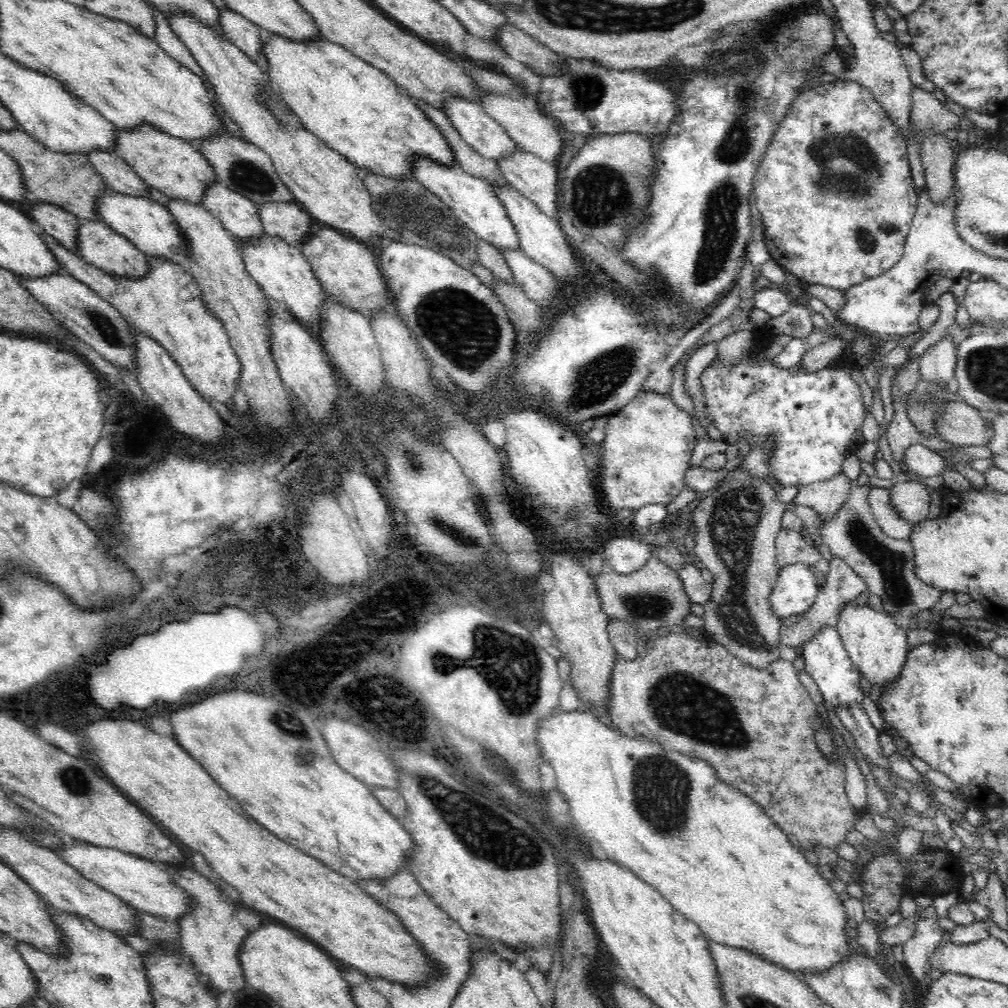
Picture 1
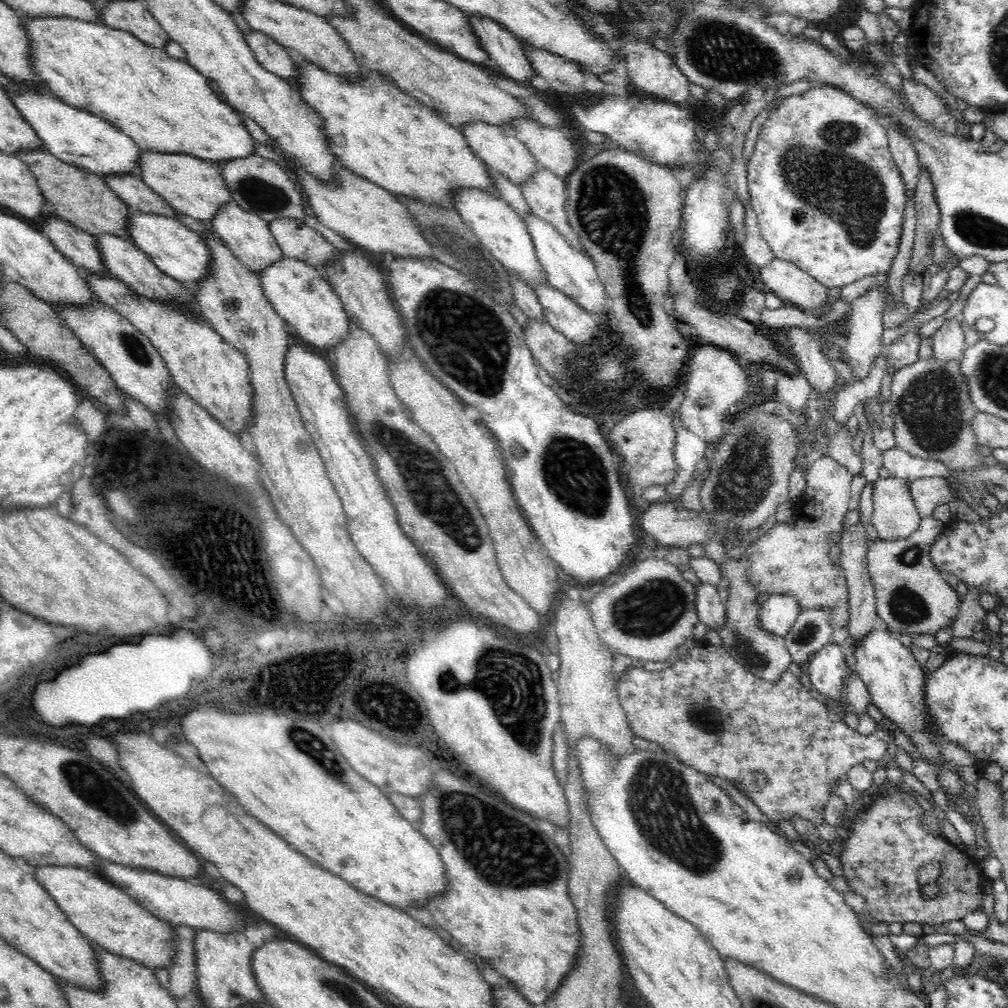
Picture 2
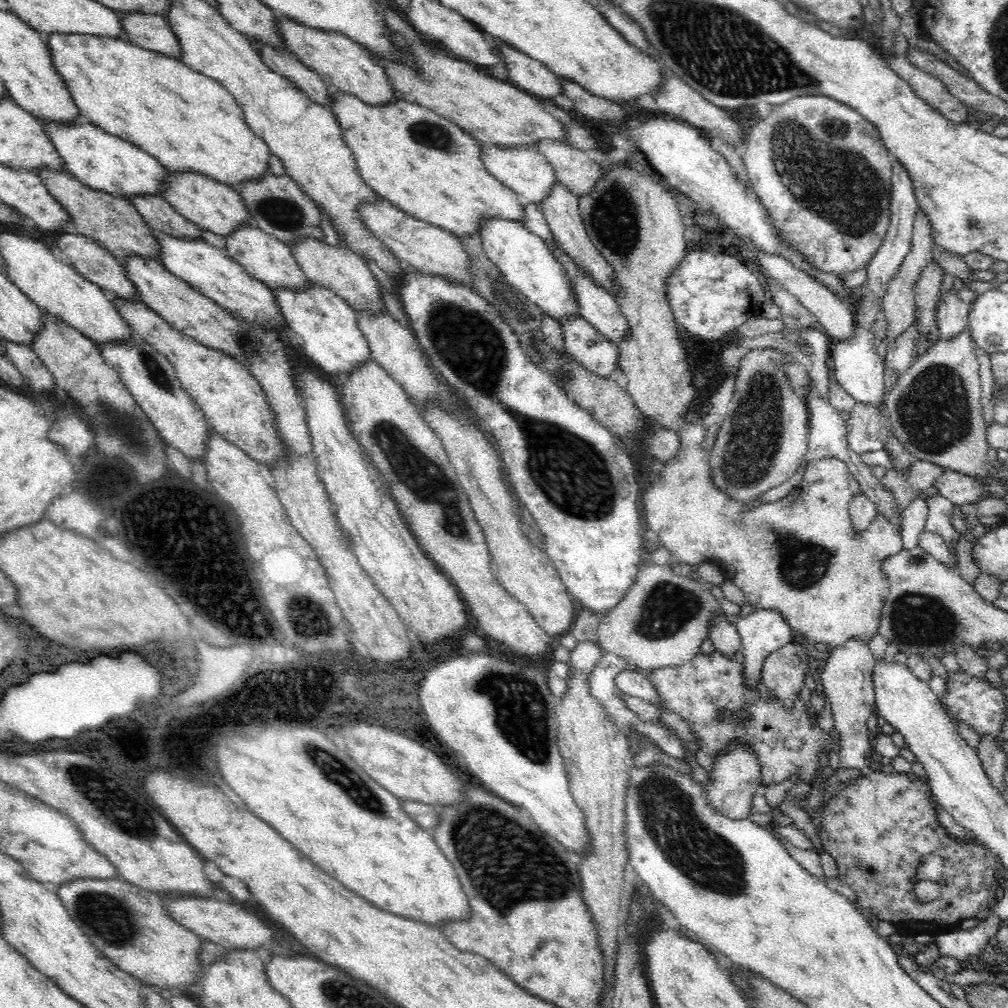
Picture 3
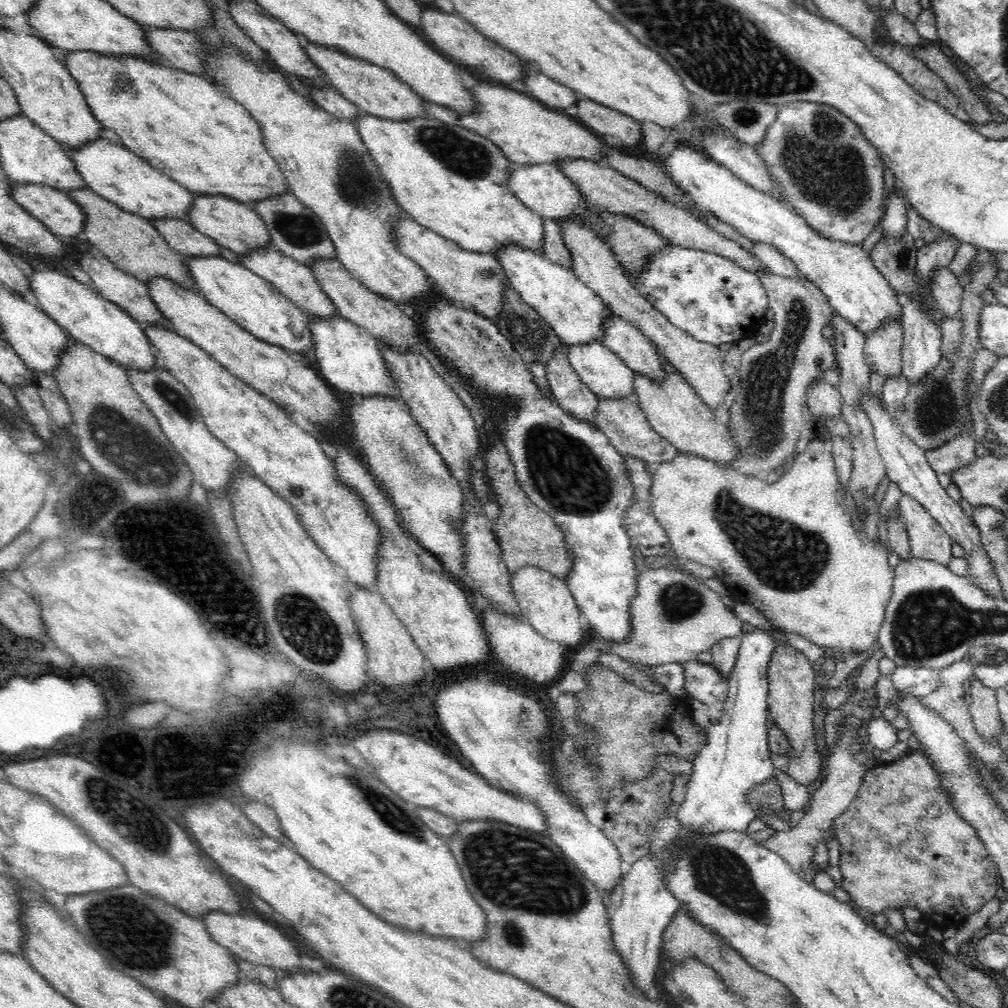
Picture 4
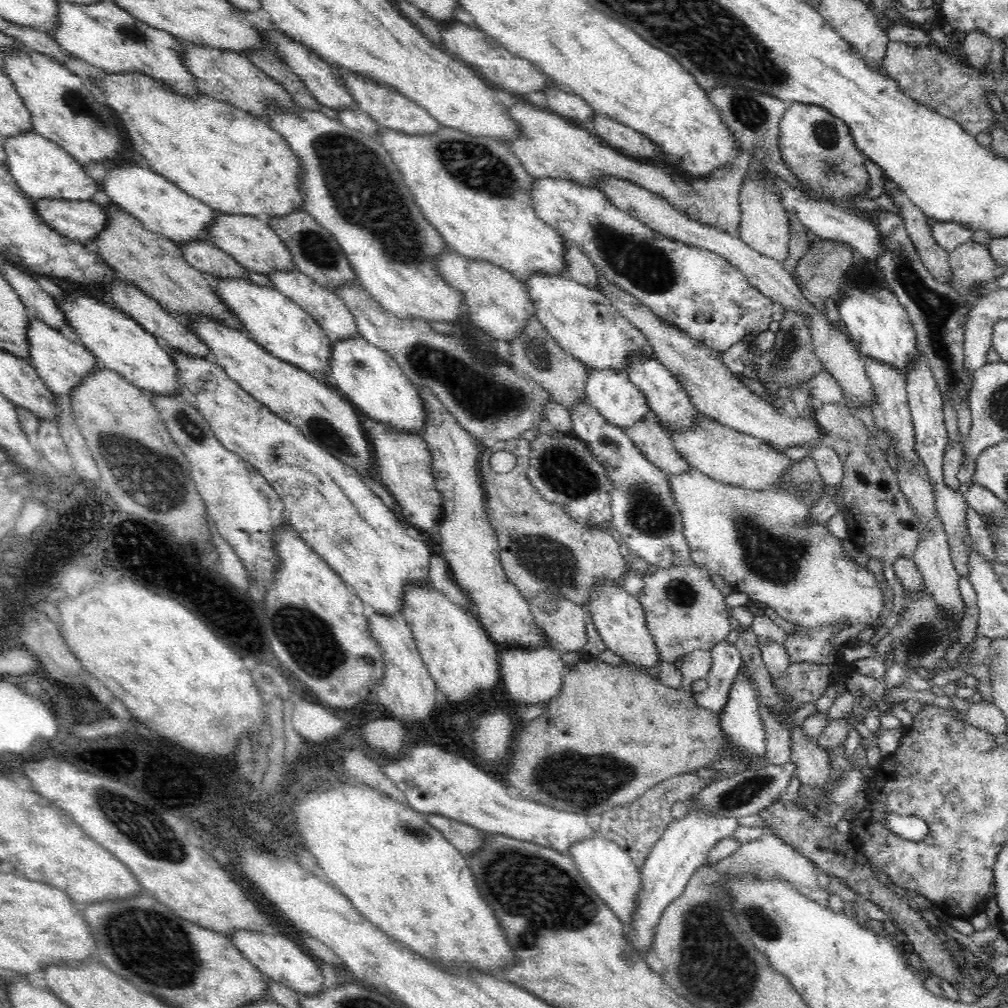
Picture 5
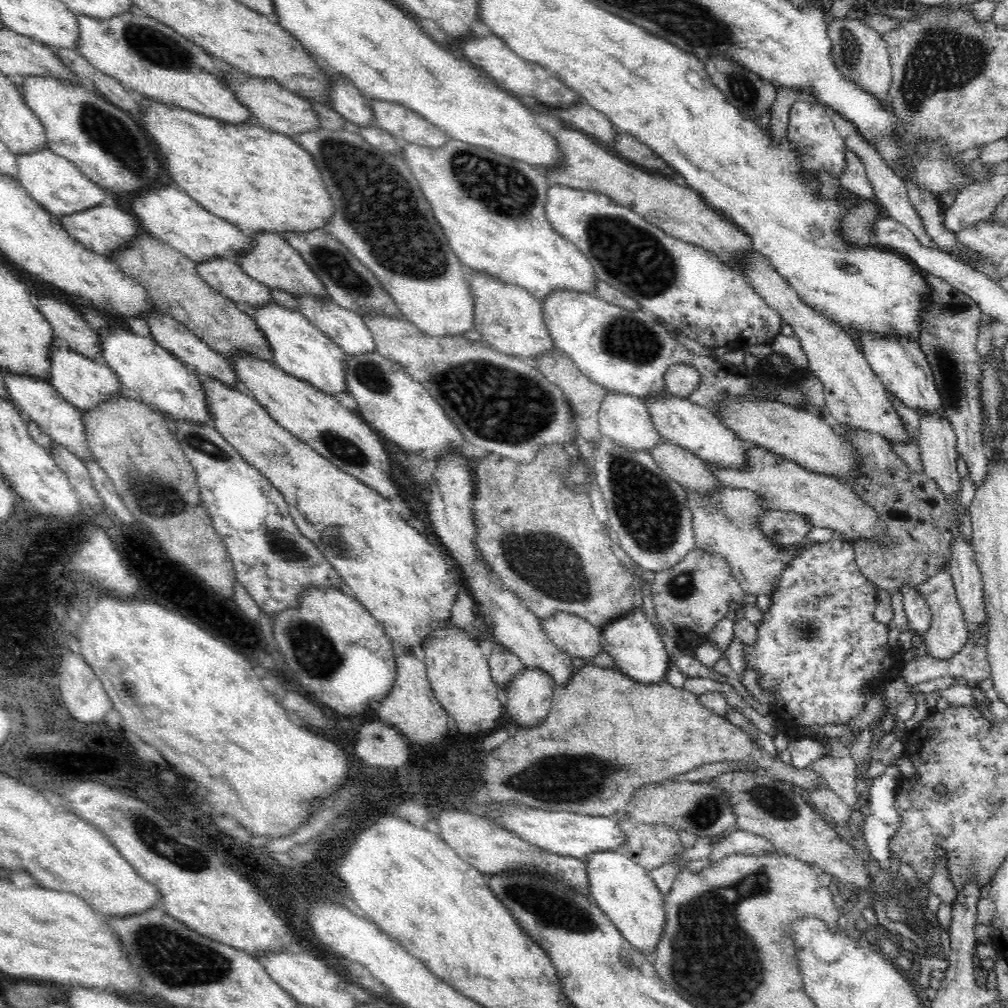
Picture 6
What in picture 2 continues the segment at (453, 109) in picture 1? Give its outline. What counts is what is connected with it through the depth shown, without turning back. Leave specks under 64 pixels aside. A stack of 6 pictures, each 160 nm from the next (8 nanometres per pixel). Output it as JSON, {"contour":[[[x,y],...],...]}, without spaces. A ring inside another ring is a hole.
{"contour":[[[482,121],[466,123],[459,128],[466,137],[476,158],[484,161],[491,170],[506,175],[510,181],[517,185],[531,177],[531,174],[540,168],[528,147],[521,140],[518,140],[513,129]]]}

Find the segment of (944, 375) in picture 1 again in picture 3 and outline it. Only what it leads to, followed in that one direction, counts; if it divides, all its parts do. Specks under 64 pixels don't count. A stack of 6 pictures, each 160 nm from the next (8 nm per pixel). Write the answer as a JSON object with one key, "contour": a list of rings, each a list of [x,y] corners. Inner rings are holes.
{"contour":[[[954,289],[947,292],[937,310],[937,329],[940,331],[941,340],[958,336],[964,332],[966,326],[969,326],[968,317],[971,304],[962,301],[956,295],[957,292]]]}

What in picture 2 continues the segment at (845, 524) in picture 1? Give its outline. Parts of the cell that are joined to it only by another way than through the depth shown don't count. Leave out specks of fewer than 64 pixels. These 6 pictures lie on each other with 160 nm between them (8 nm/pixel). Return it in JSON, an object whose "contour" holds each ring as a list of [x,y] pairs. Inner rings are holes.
{"contour":[[[927,515],[921,519],[920,526],[914,534],[910,534],[902,540],[882,540],[880,537],[868,542],[868,554],[866,556],[869,575],[876,593],[876,612],[886,623],[890,632],[905,632],[908,634],[936,634],[941,628],[947,628],[956,620],[960,599],[956,588],[946,583],[946,576],[936,570],[935,564],[930,560],[930,550],[934,540],[944,530],[944,523],[940,522],[932,515]]]}

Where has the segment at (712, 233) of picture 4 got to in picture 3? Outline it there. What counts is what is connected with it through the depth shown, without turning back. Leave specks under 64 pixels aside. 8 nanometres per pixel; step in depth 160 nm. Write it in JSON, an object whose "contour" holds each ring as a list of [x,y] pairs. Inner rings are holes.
{"contour":[[[539,140],[536,150],[552,165],[557,180],[572,193],[588,194],[604,170],[588,157],[585,150],[570,146],[564,141]]]}

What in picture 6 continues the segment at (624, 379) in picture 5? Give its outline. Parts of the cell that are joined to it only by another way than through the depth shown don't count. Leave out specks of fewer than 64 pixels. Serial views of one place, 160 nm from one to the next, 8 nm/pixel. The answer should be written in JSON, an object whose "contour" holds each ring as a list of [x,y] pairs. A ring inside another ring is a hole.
{"contour":[[[605,391],[606,394],[599,412],[601,434],[627,450],[642,450],[651,453],[654,446],[658,446],[662,442],[662,436],[656,431],[645,402],[628,393]]]}

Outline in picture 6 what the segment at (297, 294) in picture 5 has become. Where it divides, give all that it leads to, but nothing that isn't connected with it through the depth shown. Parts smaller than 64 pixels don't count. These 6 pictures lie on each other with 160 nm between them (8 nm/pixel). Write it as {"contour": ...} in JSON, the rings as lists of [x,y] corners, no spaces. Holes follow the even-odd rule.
{"contour":[[[293,296],[299,304],[298,310],[316,328],[328,335],[347,356],[375,351],[372,331],[358,313],[341,307],[330,297]]]}

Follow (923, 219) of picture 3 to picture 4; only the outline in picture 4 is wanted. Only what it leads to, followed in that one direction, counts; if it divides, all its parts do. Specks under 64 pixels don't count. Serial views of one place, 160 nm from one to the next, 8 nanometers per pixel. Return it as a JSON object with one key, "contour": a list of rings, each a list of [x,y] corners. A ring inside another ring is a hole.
{"contour":[[[888,317],[875,331],[868,334],[864,344],[864,357],[868,368],[886,376],[902,374],[903,326],[898,319]]]}

